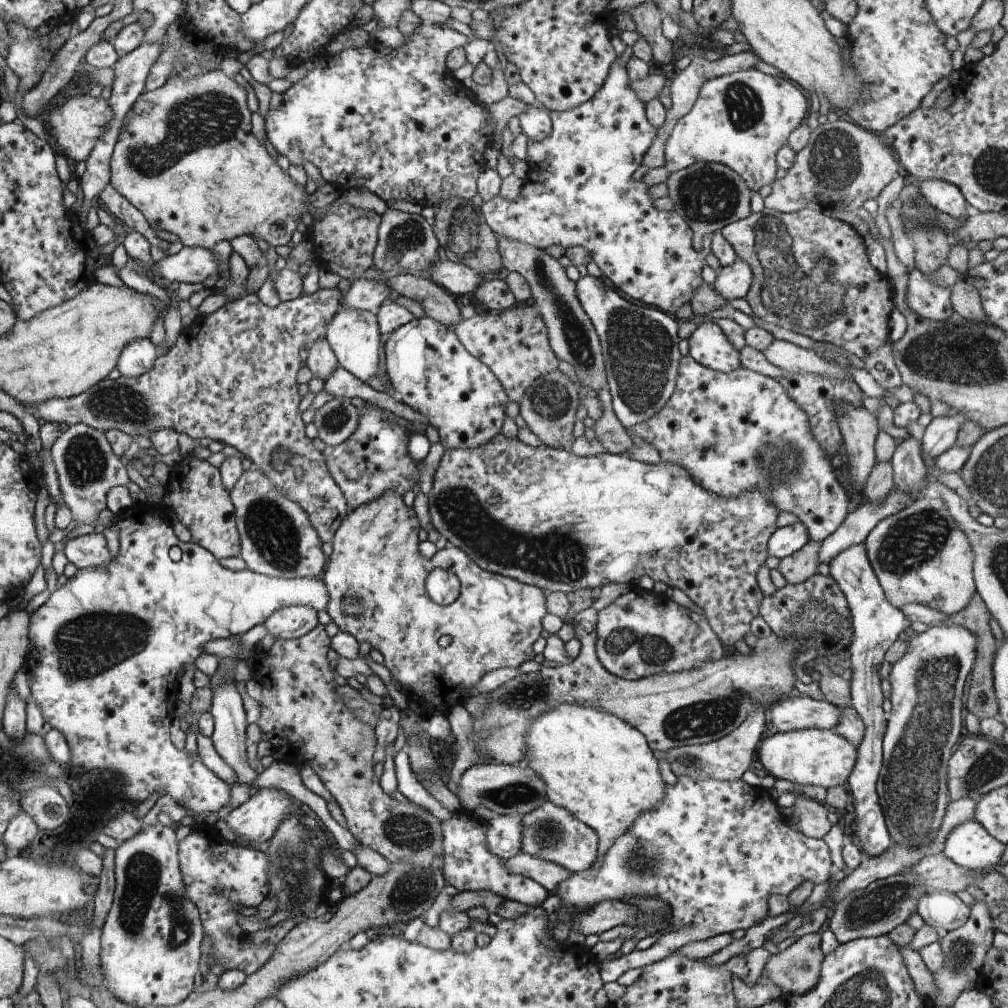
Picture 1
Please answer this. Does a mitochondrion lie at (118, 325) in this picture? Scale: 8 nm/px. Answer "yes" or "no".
no

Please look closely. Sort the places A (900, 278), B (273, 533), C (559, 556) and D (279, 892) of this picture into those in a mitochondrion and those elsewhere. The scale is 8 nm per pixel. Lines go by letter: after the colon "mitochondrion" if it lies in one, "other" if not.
A: other
B: mitochondrion
C: mitochondrion
D: mitochondrion

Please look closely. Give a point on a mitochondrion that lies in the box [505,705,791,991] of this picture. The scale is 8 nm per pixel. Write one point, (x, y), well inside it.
(641, 860)

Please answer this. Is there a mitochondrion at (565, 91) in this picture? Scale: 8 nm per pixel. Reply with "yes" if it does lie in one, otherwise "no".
no

